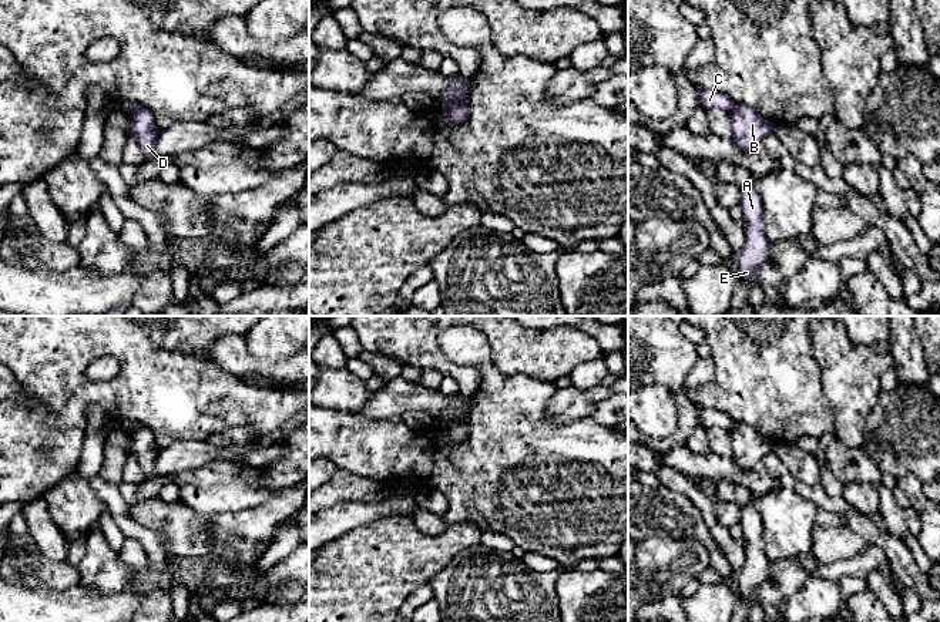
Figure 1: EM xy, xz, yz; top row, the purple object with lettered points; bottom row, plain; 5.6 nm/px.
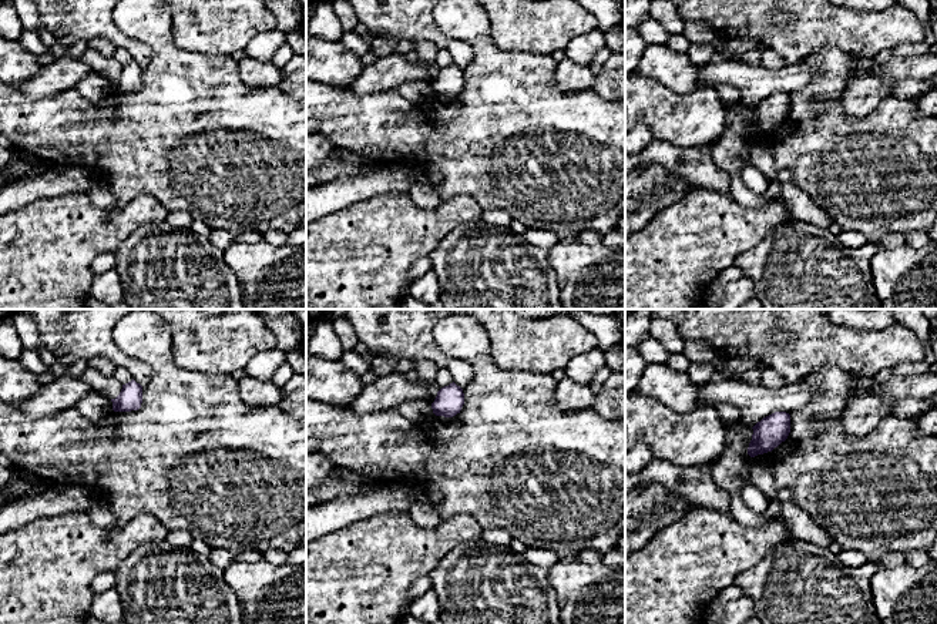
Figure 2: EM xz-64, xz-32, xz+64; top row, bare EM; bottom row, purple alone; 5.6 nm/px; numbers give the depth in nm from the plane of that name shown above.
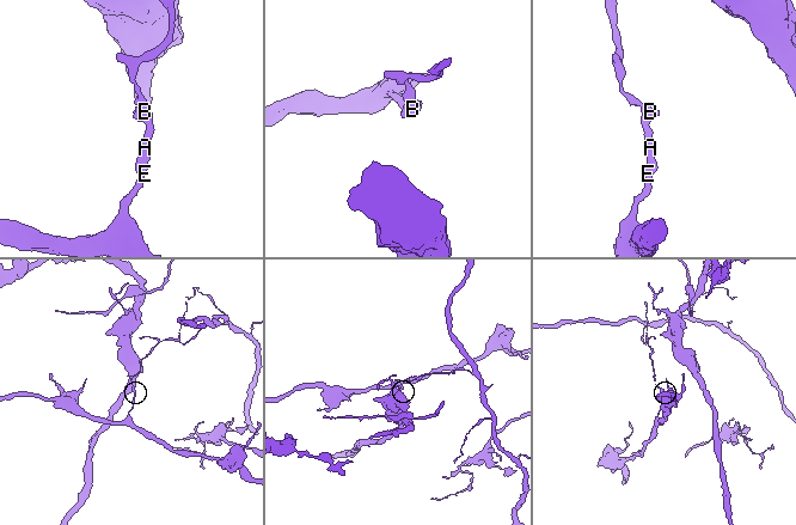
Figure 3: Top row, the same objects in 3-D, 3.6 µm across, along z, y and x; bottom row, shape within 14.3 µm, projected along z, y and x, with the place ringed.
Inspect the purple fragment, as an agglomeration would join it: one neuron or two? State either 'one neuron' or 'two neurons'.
two neurons

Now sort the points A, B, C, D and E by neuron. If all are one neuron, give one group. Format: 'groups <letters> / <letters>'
groups A B D E / C

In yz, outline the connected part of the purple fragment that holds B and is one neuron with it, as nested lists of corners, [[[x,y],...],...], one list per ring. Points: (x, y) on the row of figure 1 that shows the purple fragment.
[[[739,104],[731,110],[733,144],[743,152],[755,149],[755,147],[769,134],[775,127],[773,122],[765,120],[753,108]]]

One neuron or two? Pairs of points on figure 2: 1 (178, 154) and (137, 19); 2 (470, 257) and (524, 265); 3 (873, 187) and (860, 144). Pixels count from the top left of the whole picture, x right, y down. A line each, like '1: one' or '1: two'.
1: one
2: one
3: one

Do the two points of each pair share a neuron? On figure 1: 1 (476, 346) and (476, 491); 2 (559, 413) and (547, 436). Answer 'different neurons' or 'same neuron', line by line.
1: same neuron
2: different neurons

